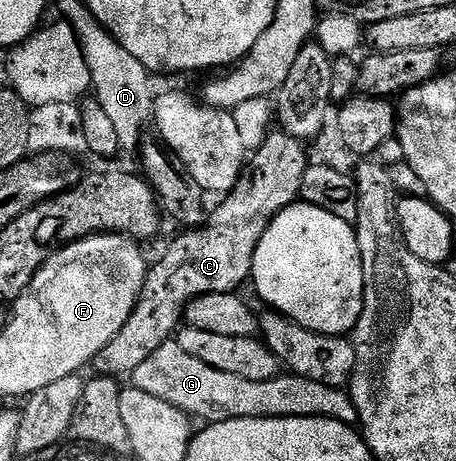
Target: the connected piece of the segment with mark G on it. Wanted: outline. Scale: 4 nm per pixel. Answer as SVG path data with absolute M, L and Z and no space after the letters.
M170 342L159 346L139 370L131 377L132 387L143 390L143 394L151 394L154 398L163 398L163 402L171 402L179 410L183 410L190 418L205 420L206 425L227 422L235 418L311 418L322 416L338 420L353 426L358 423L357 407L348 391L331 386L323 386L323 382L311 382L311 378L278 374L267 382L247 382L247 378L239 378L236 374L226 374L223 370L215 370L215 366L207 366L207 362L199 362L199 358L191 358L183 346Z

